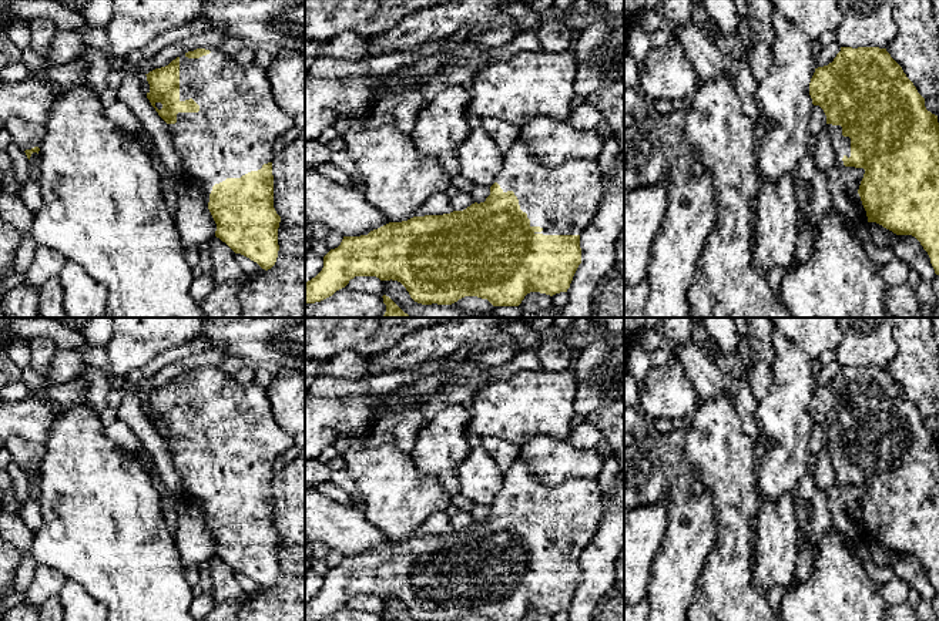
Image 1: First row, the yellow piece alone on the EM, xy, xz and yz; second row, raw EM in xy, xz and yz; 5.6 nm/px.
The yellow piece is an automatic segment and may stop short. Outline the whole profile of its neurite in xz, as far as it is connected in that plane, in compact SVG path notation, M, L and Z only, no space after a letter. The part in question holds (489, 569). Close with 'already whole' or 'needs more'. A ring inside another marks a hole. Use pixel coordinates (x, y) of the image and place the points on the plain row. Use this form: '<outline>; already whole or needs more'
M520 456L504 473L503 486L484 521L443 534L413 536L389 541L368 554L343 555L341 564L323 575L322 590L305 601L305 621L321 621L345 607L355 595L376 595L400 601L415 621L457 621L477 615L489 621L522 621L530 611L567 611L581 583L580 554L593 540L603 517L603 493L593 479L571 479L544 486Z; needs more

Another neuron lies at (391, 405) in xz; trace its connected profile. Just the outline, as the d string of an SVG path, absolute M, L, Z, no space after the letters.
M437 392L422 396L422 397L412 397L409 400L399 400L395 395L385 395L380 397L382 400L382 410L380 416L389 416L389 414L402 414L402 416L415 416L419 414L420 409L430 400L433 399Z

